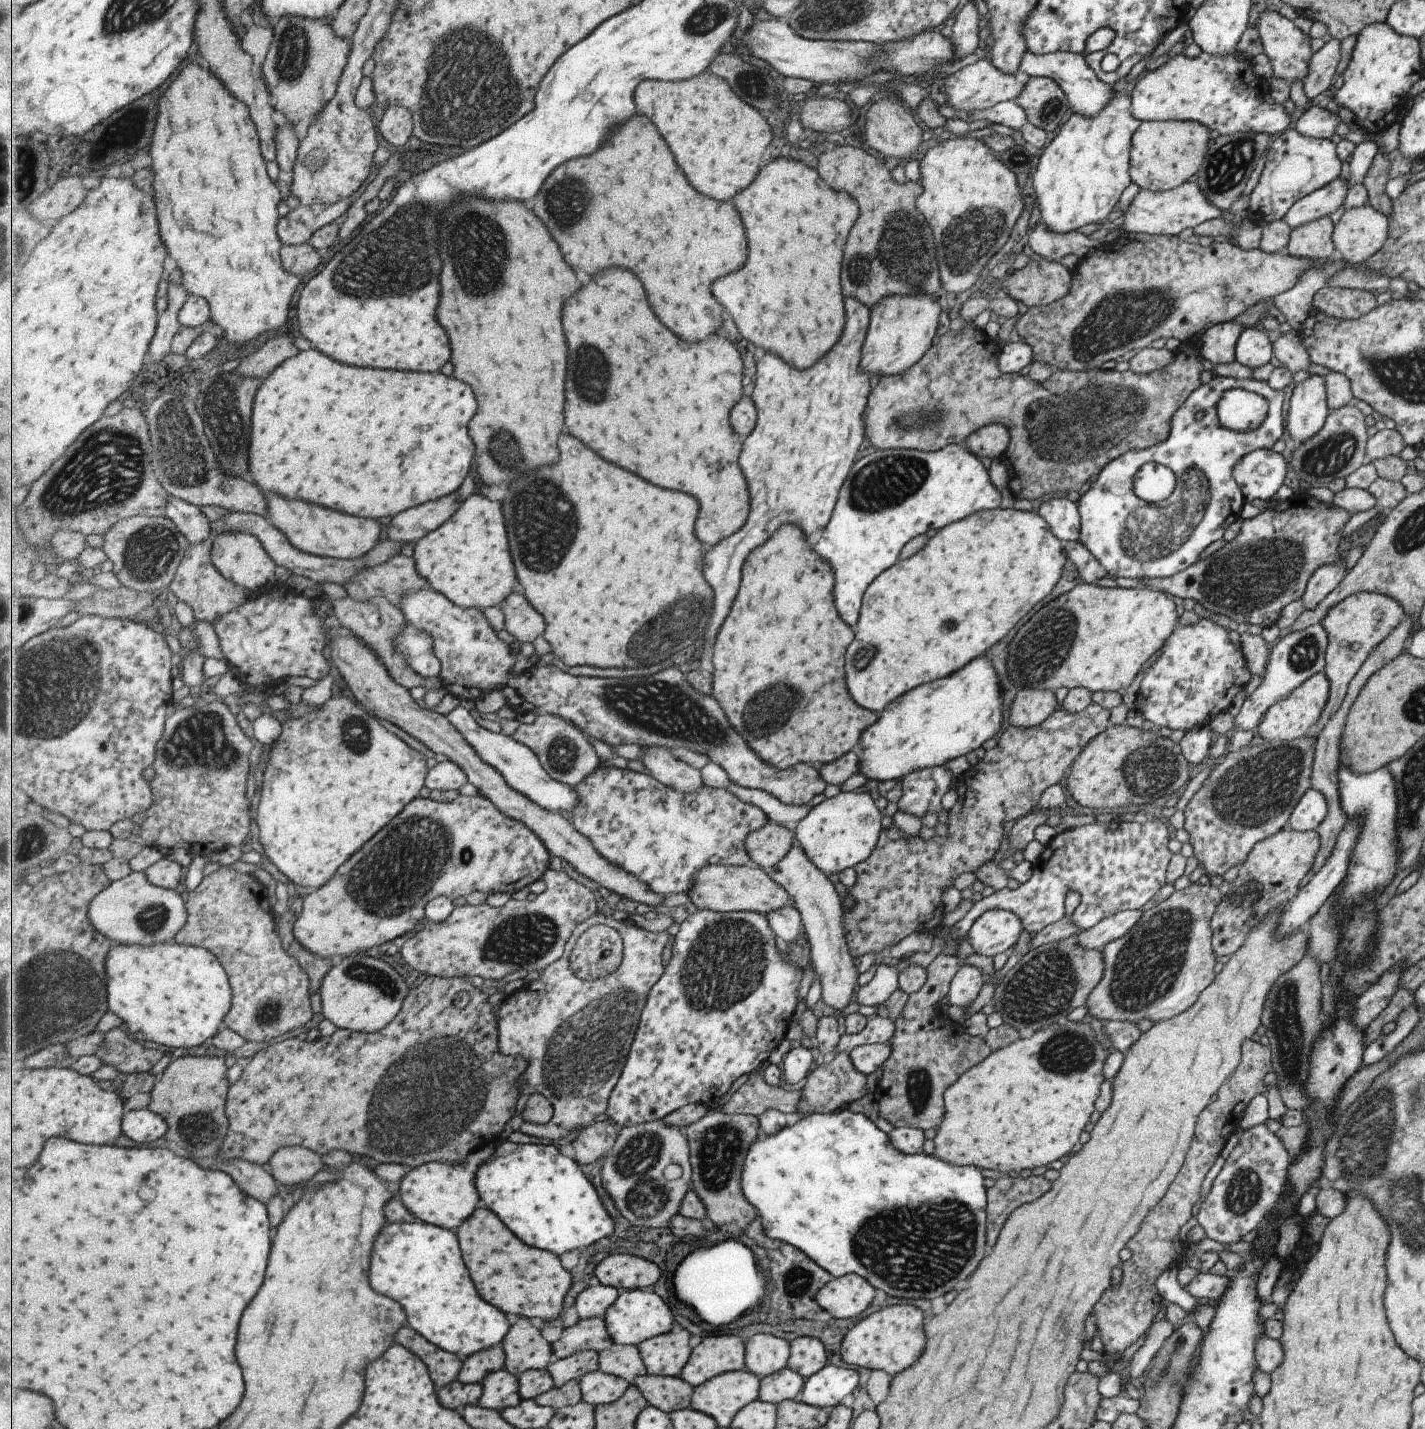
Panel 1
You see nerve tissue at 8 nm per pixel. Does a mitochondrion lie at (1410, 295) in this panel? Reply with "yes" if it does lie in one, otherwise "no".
no

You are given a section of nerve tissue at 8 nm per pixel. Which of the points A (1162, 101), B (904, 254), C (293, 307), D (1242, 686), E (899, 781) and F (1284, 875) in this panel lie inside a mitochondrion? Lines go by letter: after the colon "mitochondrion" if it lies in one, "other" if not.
A: other
B: mitochondrion
C: other
D: other
E: other
F: other

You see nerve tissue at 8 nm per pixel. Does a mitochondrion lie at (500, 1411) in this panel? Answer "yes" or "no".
no

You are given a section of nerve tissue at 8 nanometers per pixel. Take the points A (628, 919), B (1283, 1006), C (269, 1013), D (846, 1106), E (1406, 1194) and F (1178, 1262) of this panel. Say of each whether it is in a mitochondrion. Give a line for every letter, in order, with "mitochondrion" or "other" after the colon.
A: other
B: mitochondrion
C: mitochondrion
D: other
E: mitochondrion
F: other

